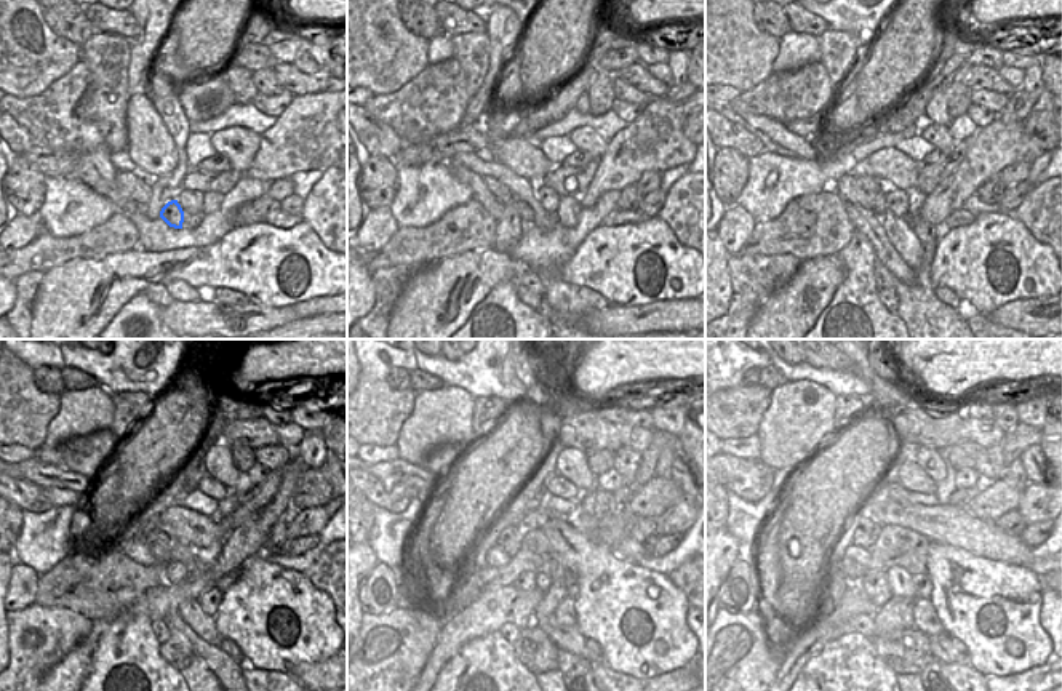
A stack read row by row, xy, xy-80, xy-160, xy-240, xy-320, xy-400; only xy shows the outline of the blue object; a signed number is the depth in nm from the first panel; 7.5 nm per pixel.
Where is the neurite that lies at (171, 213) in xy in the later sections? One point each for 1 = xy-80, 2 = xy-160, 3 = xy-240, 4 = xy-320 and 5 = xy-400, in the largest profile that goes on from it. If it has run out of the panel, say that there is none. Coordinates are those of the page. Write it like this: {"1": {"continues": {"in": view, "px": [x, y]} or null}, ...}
{"1": {"continues": {"in": "xy-80", "px": [523, 210]}}, "2": {"continues": {"in": "xy-160", "px": [877, 199]}}, "3": {"continues": {"in": "xy-240", "px": [157, 543]}}, "4": {"continues": {"in": "xy-320", "px": [511, 538]}}, "5": {"continues": {"in": "xy-400", "px": [867, 531]}}}

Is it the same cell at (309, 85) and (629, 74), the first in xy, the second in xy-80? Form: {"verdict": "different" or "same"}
{"verdict": "same"}

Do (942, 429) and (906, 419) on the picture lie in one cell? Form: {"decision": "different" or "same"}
{"decision": "same"}

